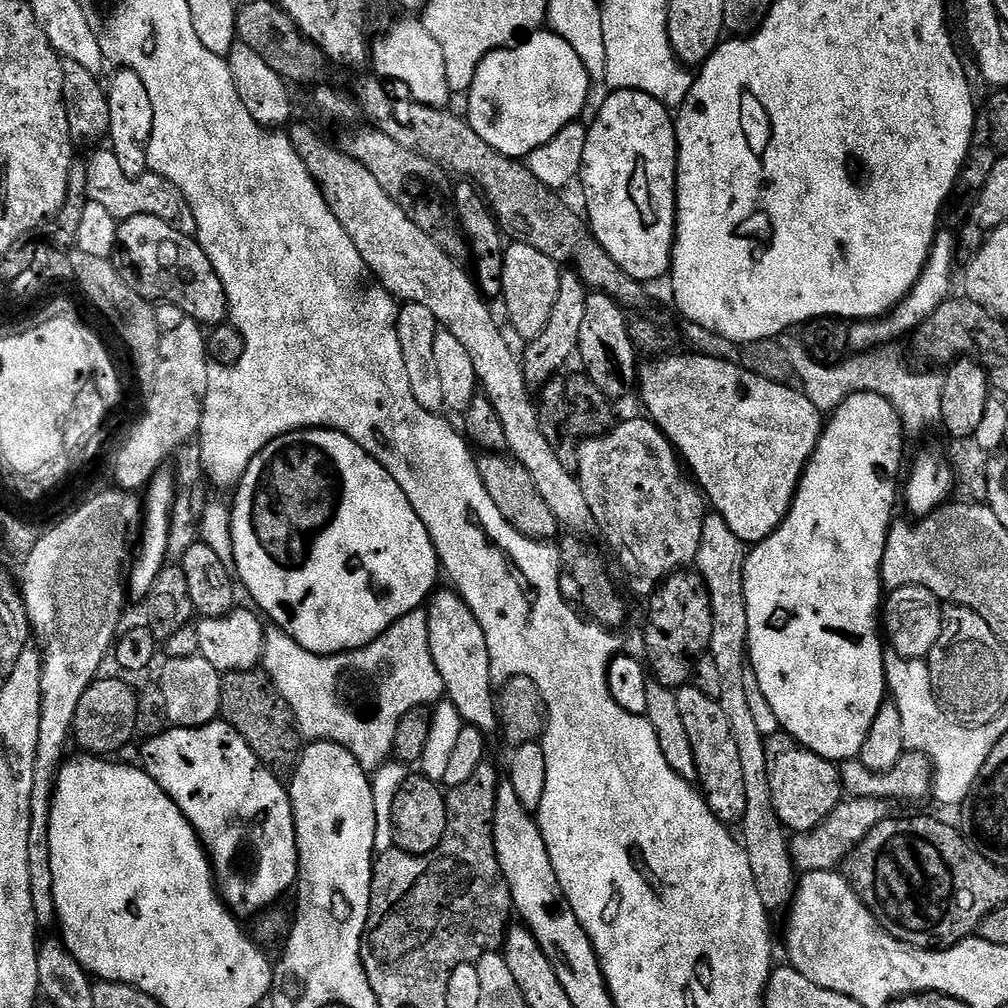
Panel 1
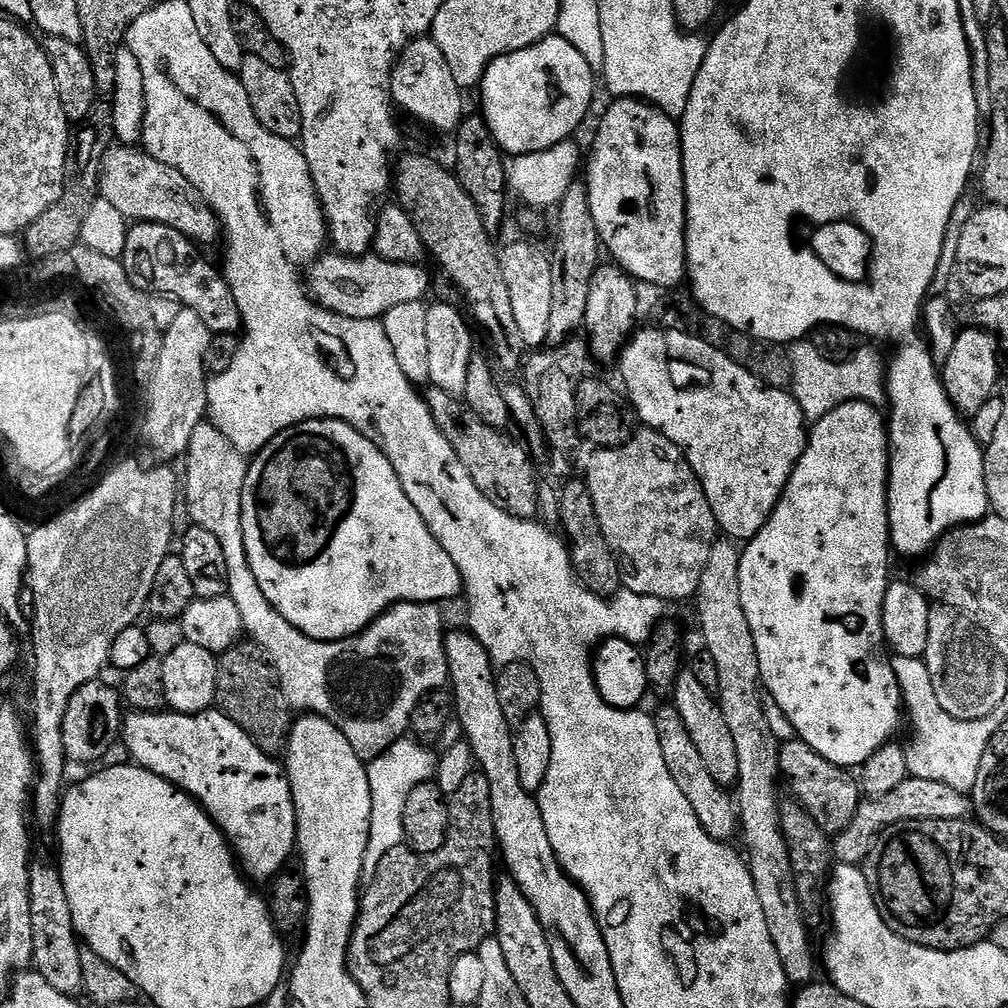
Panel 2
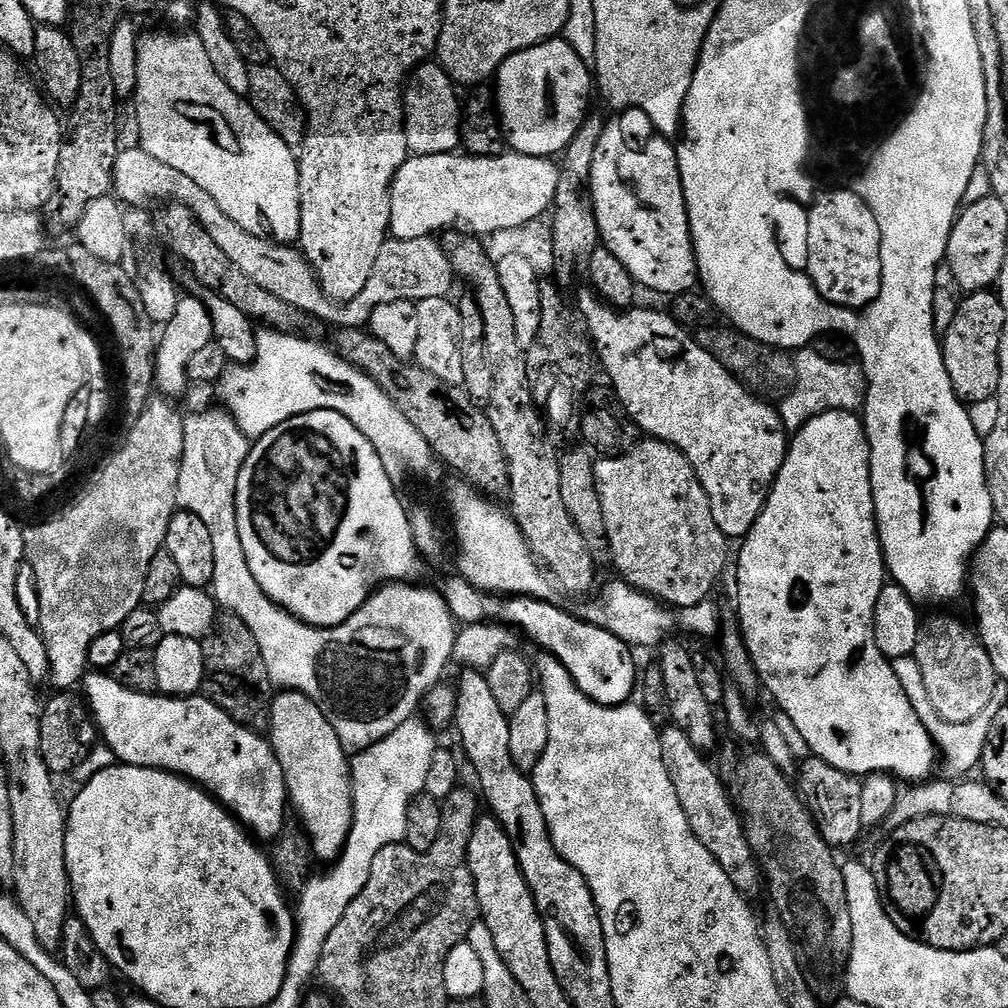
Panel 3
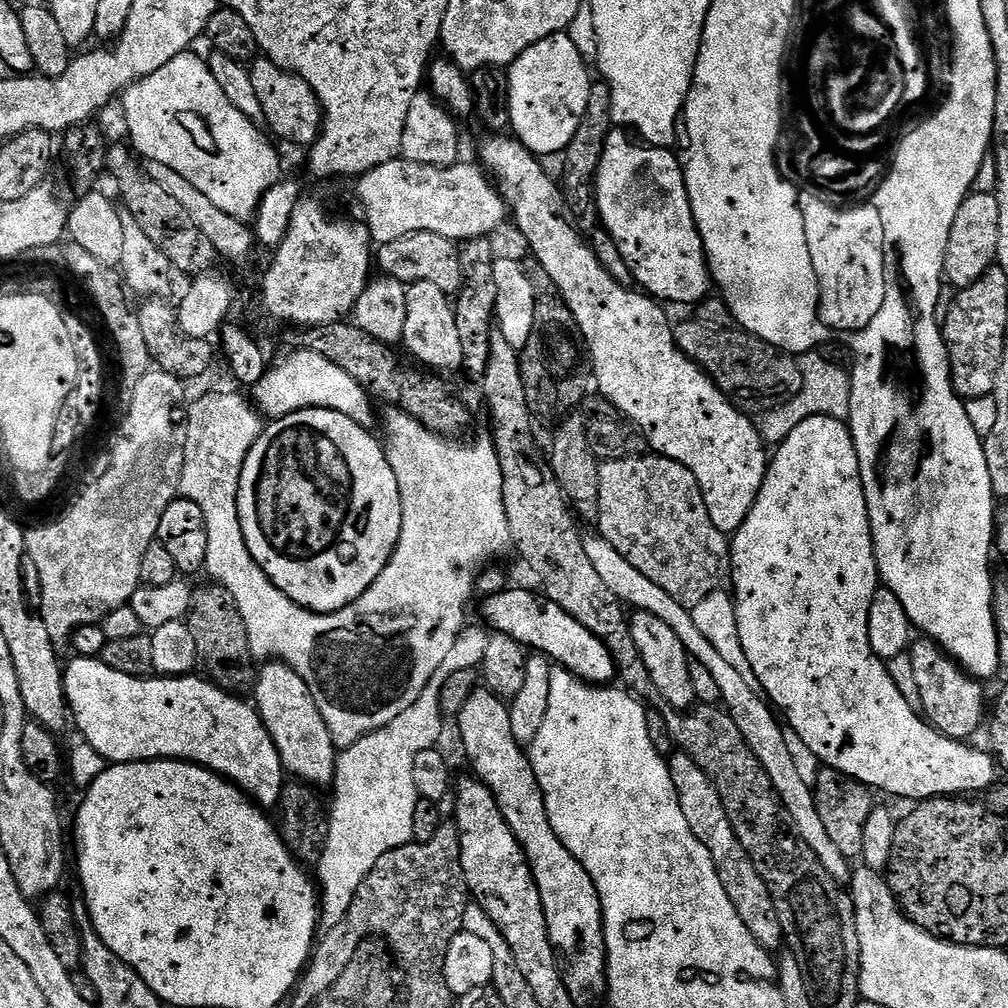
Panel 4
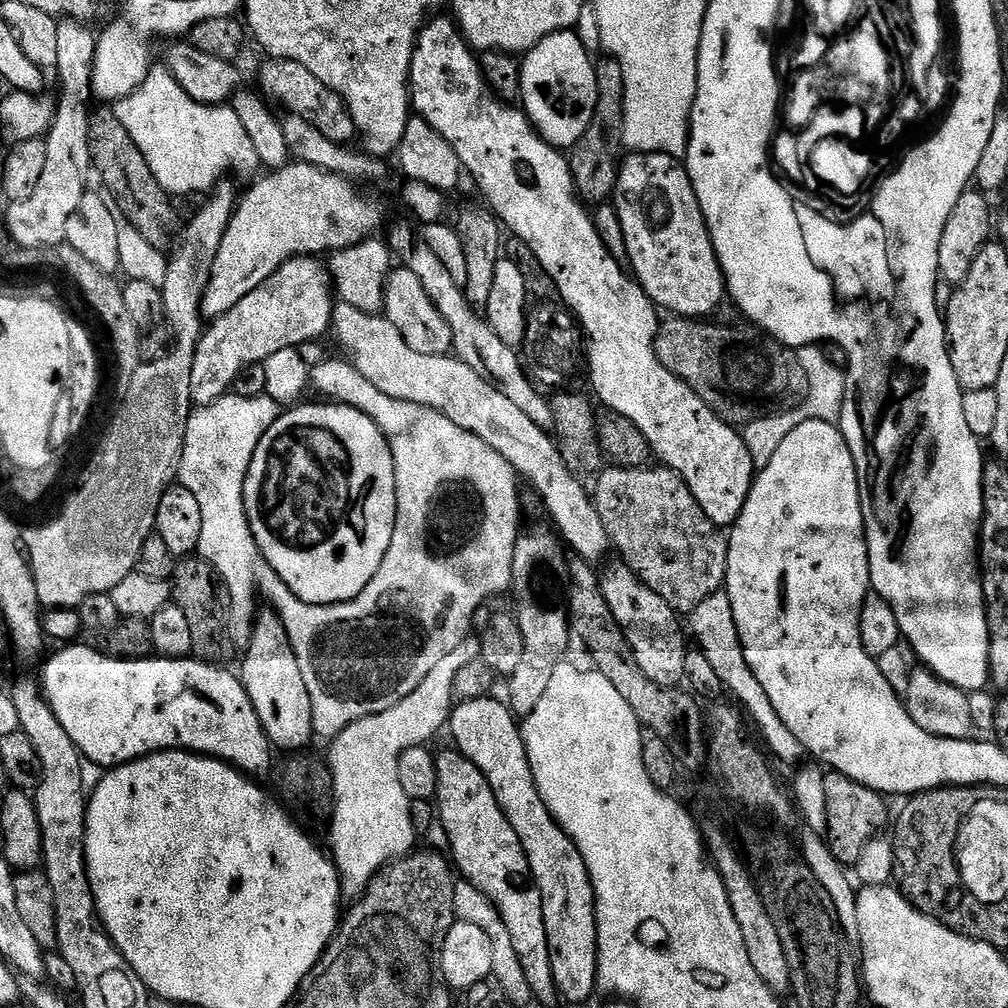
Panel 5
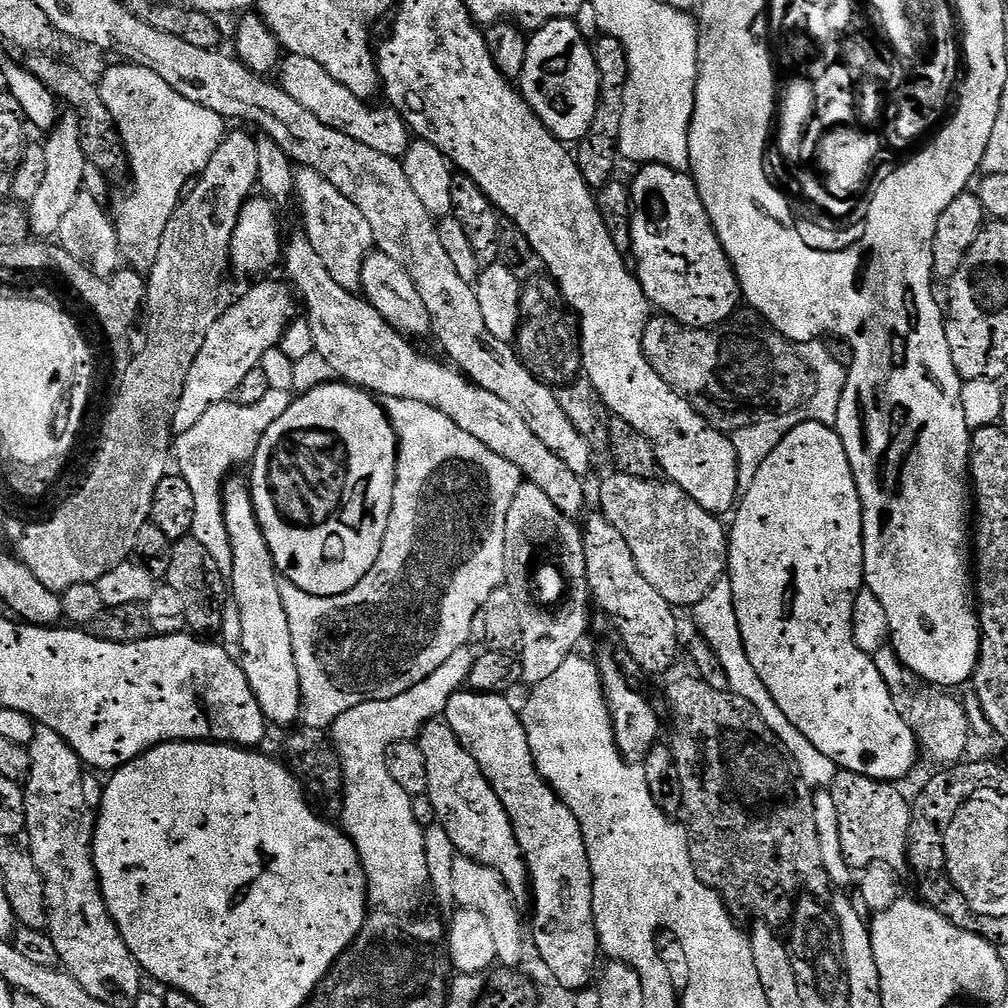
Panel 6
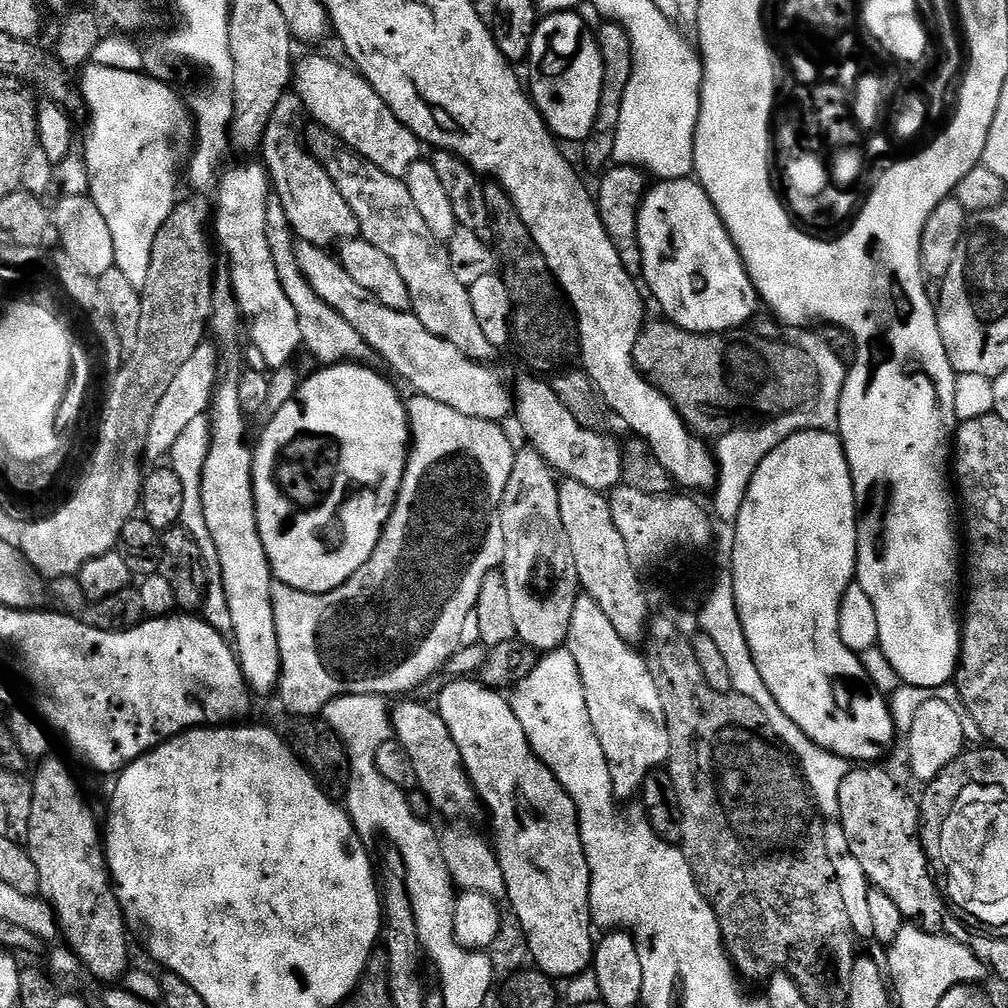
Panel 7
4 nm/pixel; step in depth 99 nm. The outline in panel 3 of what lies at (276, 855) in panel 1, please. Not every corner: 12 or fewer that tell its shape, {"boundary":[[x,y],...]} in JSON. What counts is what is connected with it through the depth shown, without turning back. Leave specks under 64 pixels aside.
{"boundary":[[82,692],[119,763],[173,772],[275,841],[276,751],[204,694]]}

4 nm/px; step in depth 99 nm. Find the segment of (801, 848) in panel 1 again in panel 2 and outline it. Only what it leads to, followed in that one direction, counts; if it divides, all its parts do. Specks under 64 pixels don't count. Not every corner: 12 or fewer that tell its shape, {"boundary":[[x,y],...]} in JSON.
{"boundary":[[909,776],[835,833],[835,863],[863,865],[890,826],[966,820],[972,802]]}

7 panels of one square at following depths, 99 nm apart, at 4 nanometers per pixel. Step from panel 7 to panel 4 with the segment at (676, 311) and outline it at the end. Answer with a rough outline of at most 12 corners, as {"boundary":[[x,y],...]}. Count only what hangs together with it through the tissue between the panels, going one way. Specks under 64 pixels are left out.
{"boundary":[[627,131],[598,166],[599,223],[633,281],[696,304],[710,269],[682,160]]}

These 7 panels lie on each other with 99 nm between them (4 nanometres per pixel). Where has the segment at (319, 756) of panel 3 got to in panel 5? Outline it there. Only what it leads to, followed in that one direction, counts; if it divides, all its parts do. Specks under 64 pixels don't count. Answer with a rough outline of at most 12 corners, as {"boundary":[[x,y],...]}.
{"boundary":[[278,613],[238,675],[273,749],[314,740],[309,680]]}

